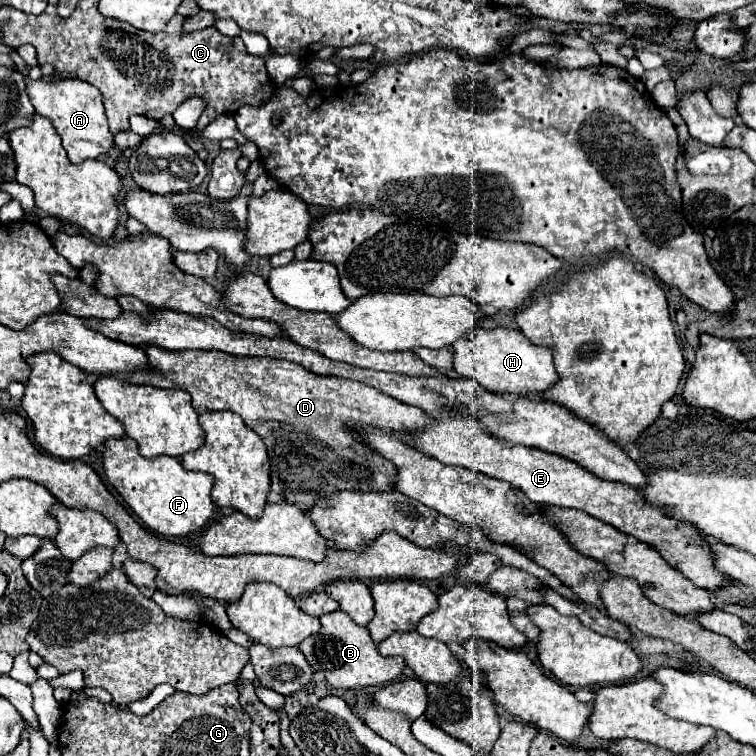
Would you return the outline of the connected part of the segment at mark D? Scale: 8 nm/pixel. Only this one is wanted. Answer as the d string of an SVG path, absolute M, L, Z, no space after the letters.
M155 345L141 347L147 351L149 363L157 371L159 387L189 391L197 411L233 411L263 439L271 461L271 489L301 509L311 509L319 501L341 491L395 491L395 465L391 465L391 461L383 461L377 453L367 451L363 437L355 441L355 437L351 437L351 425L383 429L395 435L419 433L419 429L427 429L427 425L431 425L431 417L427 417L427 413L421 413L421 409L415 409L413 405L403 405L385 393L379 393L375 387L351 379L315 375L291 361L275 361L269 357L231 357L229 353L219 351L167 351Z

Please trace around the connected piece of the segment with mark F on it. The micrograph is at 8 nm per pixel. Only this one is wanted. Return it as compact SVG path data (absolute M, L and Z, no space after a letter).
M131 437L105 441L103 467L109 483L119 491L125 503L139 515L139 519L151 531L165 537L185 537L187 533L203 531L215 515L211 501L213 477L209 473L195 473L183 469L175 457L147 459L139 453L139 445Z

